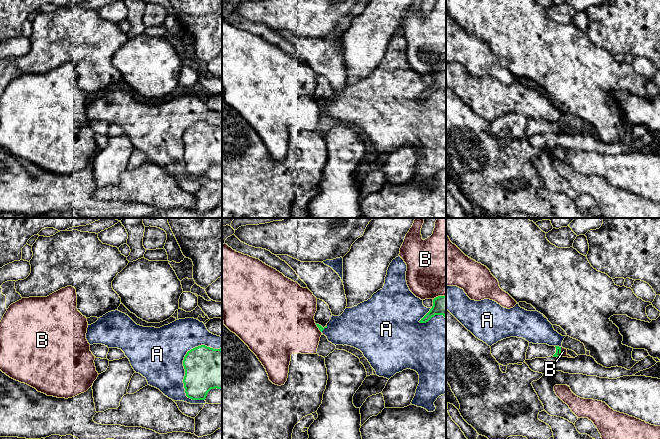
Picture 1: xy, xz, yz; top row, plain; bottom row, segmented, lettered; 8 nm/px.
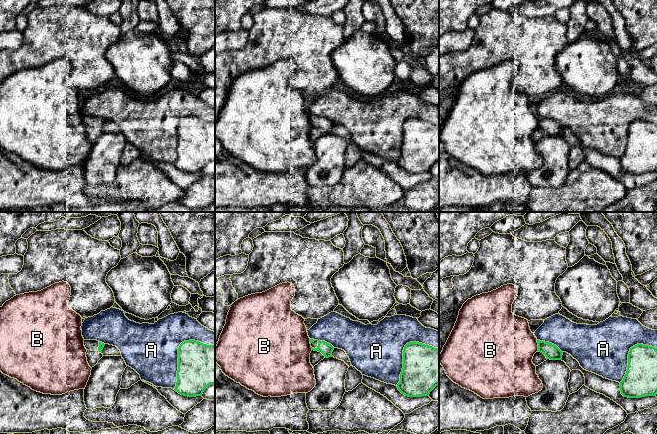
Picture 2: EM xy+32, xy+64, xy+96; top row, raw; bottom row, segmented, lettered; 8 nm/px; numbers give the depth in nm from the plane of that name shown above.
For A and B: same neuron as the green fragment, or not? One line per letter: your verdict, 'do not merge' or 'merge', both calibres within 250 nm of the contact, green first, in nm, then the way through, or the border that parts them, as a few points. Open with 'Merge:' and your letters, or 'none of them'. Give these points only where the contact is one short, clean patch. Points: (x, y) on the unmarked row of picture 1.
Merge: none of them
A: do not merge | 340/420 nm
B: do not merge | 50/50 nm

